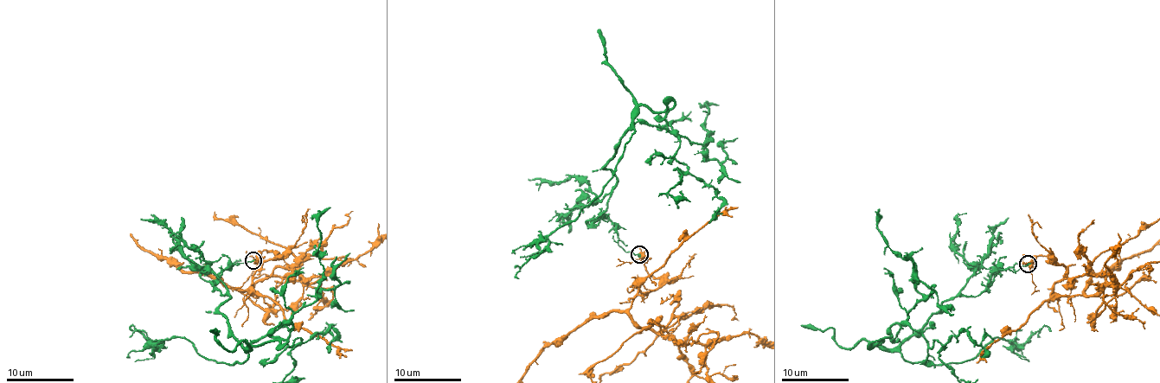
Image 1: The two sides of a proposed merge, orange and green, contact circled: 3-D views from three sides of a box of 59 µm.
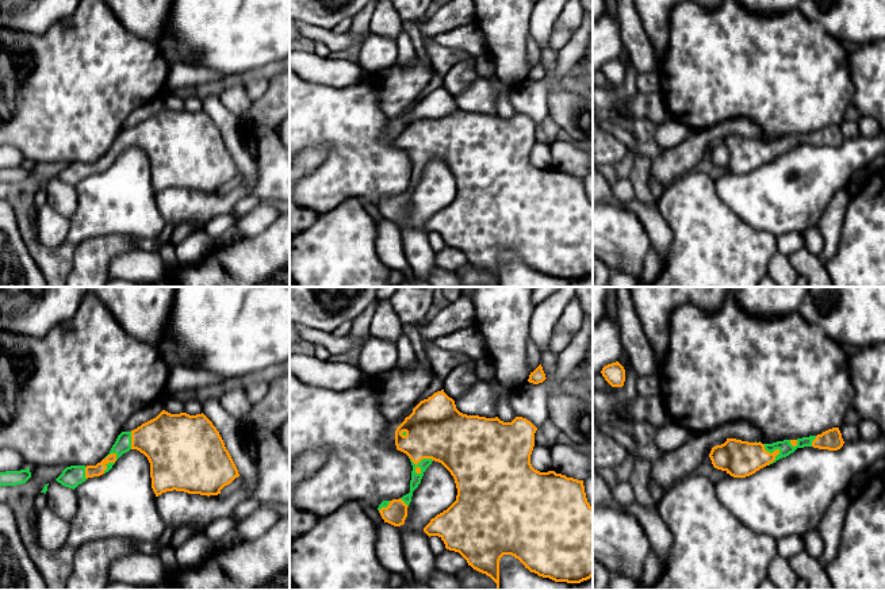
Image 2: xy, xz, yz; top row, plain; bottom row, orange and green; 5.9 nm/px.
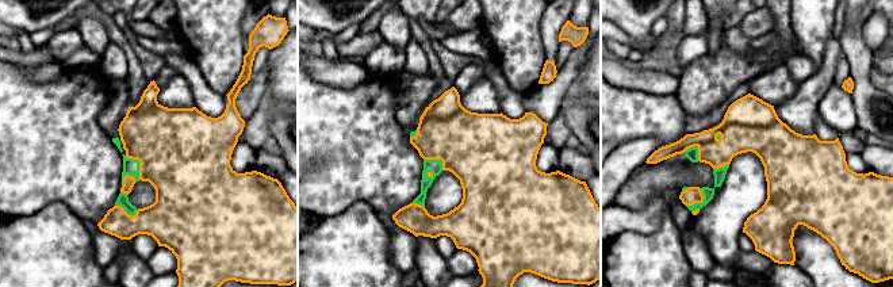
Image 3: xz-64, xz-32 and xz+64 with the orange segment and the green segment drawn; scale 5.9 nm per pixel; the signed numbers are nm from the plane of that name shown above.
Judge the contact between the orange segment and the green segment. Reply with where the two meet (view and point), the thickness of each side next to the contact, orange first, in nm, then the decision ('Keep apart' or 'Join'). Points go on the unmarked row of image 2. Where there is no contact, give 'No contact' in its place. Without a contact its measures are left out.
Touches orange at xz (420, 157). Thickness 360 nm (orange) against 60 nm. Keep apart

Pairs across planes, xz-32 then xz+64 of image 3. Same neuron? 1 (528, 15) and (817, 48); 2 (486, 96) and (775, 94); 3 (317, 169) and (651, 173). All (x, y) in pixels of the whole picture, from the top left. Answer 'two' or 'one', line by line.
1: one
2: two
3: one

